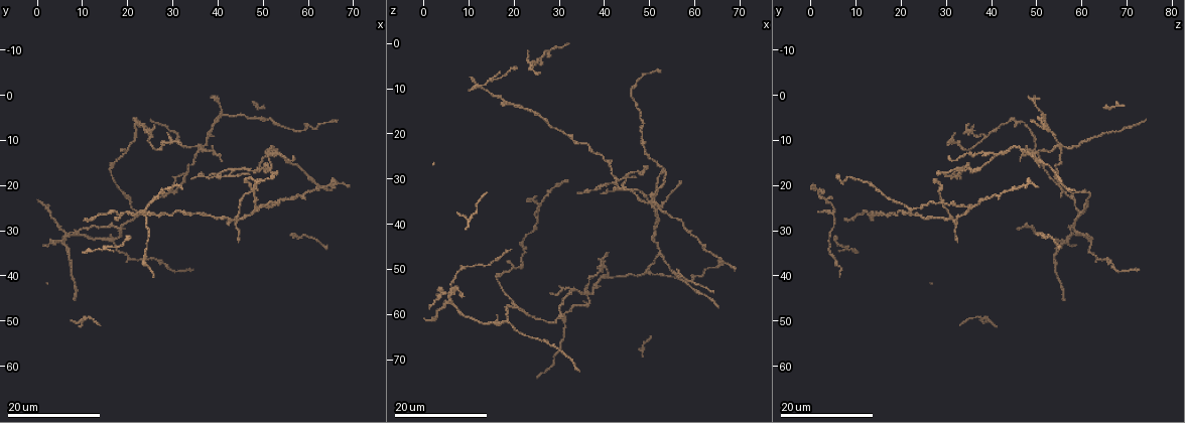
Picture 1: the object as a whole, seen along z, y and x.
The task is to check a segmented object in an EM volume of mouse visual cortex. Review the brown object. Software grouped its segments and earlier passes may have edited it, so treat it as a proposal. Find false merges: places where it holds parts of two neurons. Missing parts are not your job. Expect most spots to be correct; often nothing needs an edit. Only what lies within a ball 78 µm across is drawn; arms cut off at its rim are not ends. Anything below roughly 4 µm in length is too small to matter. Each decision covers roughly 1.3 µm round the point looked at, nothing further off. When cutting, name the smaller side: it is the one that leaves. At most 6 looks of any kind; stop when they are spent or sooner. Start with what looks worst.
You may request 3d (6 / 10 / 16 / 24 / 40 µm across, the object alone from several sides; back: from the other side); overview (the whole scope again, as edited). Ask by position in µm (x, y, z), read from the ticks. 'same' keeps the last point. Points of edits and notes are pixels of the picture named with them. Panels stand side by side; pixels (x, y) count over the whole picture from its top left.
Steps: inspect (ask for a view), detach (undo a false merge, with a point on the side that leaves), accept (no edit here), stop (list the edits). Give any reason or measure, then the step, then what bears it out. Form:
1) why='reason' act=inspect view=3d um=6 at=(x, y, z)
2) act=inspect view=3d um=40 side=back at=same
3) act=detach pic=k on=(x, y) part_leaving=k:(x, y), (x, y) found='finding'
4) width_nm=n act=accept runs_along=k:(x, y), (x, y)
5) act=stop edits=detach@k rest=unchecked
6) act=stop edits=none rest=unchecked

why='four-way junction' act=inspect view=3d um=24 at=(44.5, 27.5, 32.0)

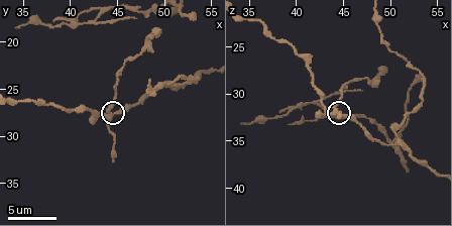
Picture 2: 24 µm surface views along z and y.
act=inspect view=3d um=10 at=same

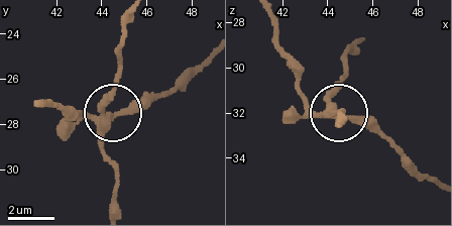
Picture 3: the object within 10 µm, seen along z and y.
act=detach pic=3 on=(106, 155) part_leaving=3:(102, 119), (104, 96), (119, 73), (125, 20) found='two neurons meet here'

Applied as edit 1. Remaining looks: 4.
why='side arm on a straight run' act=inspect view=3d um=24 at=(36.0, 11.0, 56.0)

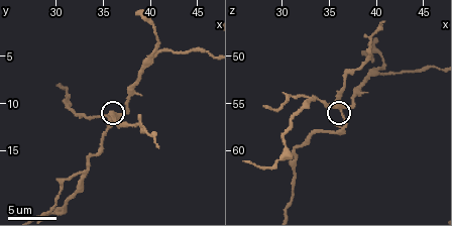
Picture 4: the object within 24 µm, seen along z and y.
act=inspect view=3d um=6 at=same

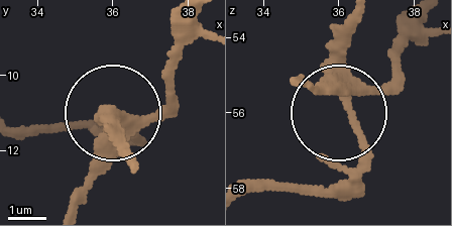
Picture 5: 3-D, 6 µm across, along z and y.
why='from behind' act=inspect view=3d um=6 side=back at=same

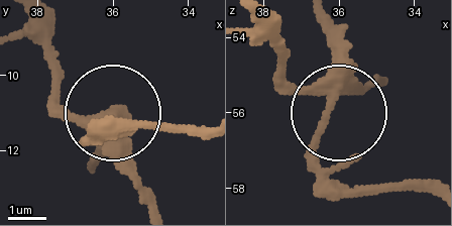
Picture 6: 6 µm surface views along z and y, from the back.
act=detach pic=6 on=(337, 25) part_leaving=6:(335, 80), (319, 163), (354, 183), (432, 186) found='a second neuron is stuck on'

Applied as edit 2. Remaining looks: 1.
why='branch point' act=inspect view=3d um=10 at=(40.6, 4.2, 51.4)

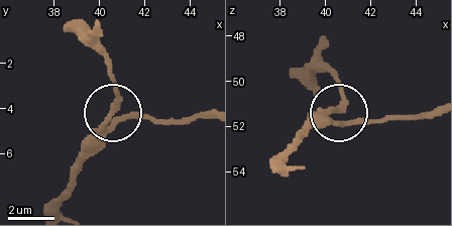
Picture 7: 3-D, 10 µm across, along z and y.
arms=3 act=accept runs_along=7:(208, 119), (121, 117), (111, 75) found='continuous, no second neuron'

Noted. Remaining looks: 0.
act=stop edits=detach@3,detach@6 rest=unchecked

